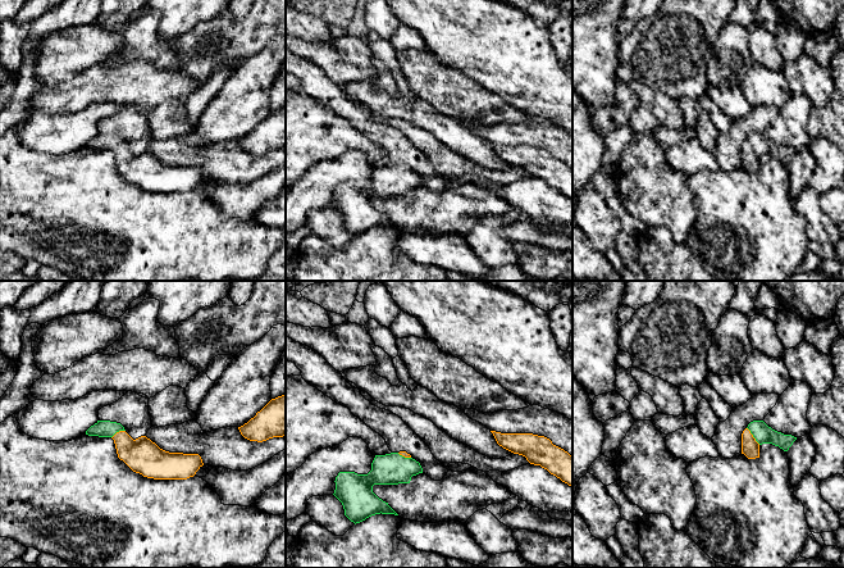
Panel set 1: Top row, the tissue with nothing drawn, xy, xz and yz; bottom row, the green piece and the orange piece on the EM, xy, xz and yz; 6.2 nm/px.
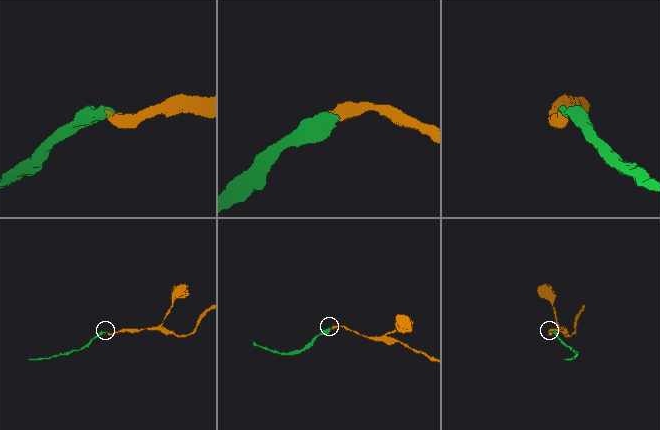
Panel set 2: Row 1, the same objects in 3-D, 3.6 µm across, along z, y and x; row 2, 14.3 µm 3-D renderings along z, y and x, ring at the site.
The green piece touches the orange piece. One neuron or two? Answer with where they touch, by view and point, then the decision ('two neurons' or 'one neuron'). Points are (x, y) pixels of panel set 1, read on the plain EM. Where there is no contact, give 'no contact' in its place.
meets green in yz at (753, 149); one neuron

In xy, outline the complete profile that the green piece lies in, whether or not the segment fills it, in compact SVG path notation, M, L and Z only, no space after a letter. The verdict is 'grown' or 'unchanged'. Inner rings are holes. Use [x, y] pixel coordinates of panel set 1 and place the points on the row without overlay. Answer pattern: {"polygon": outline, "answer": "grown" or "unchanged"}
{"polygon": "M97 133L86 147L111 150L117 167L133 185L154 192L187 192L204 178L199 167L169 165L146 149L133 153L120 136Z", "answer": "grown"}

